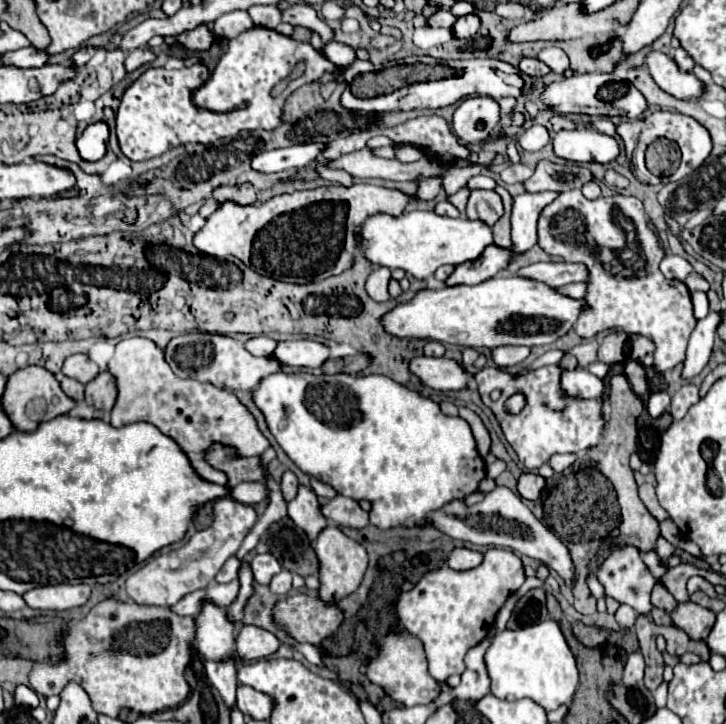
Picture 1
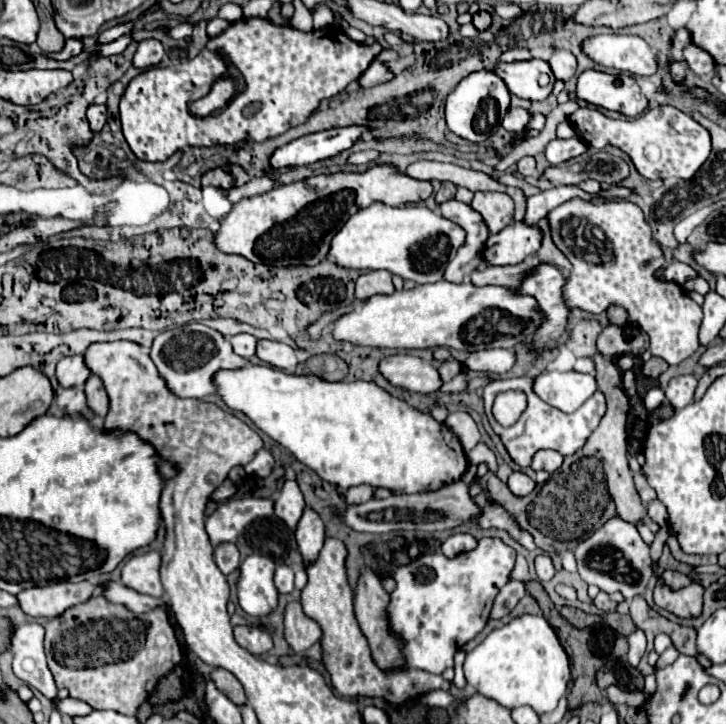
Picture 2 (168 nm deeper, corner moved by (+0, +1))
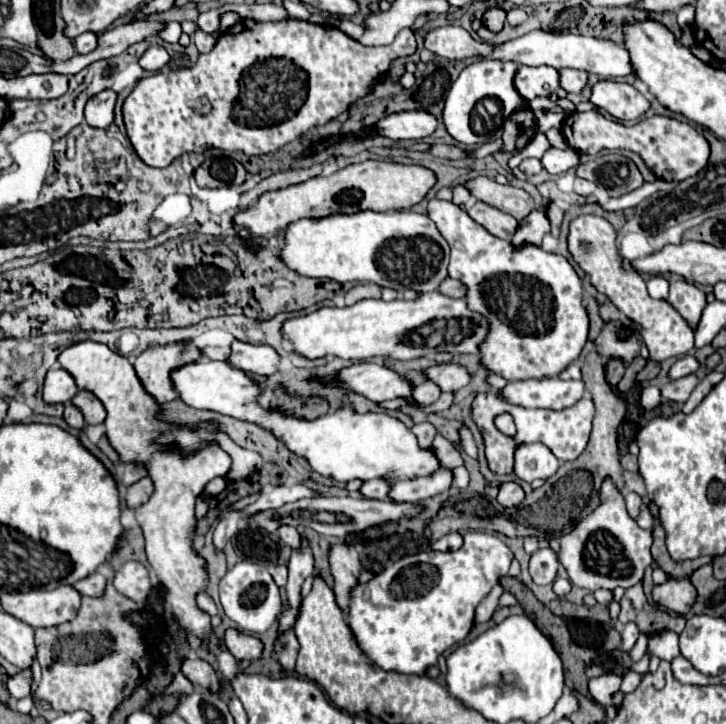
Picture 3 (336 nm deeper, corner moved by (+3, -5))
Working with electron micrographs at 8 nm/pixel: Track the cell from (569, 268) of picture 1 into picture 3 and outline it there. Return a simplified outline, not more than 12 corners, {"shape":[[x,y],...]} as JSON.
{"shape":[[447,277],[441,293],[449,297],[467,297],[467,287]]}

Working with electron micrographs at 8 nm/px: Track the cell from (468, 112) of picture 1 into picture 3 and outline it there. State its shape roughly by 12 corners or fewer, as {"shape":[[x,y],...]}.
{"shape":[[515,63],[461,71],[443,109],[447,133],[483,145],[525,99]]}

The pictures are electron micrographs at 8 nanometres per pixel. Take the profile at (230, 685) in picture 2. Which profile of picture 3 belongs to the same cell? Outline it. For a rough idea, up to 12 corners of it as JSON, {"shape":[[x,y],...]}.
{"shape":[[185,659],[183,673],[193,685],[221,691],[215,669],[201,659]]}

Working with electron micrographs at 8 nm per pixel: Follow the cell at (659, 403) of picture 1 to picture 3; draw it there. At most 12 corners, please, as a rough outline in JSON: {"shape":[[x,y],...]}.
{"shape":[[645,387],[641,405],[647,411],[659,405],[657,387]]}

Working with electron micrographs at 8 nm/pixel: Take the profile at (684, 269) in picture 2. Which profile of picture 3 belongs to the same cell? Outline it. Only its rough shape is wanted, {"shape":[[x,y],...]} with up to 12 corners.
{"shape":[[685,279],[671,281],[667,301],[689,325],[699,323],[705,293]]}

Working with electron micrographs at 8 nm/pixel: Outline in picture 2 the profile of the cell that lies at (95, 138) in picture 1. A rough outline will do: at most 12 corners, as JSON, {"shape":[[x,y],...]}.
{"shape":[[90,105],[86,115],[96,133],[106,123],[106,105]]}

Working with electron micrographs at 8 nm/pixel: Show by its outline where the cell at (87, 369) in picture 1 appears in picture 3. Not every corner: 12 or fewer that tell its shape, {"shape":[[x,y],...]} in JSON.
{"shape":[[51,367],[43,385],[47,403],[67,403],[77,383],[63,367]]}

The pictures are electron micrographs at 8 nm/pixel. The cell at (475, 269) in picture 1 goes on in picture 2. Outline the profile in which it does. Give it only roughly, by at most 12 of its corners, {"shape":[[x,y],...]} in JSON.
{"shape":[[524,221],[490,235],[484,259],[516,265],[540,249],[542,231]]}

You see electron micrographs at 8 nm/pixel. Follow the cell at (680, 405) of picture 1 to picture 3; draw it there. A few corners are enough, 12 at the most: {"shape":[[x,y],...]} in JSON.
{"shape":[[695,375],[661,387],[663,401],[683,405],[699,379]]}

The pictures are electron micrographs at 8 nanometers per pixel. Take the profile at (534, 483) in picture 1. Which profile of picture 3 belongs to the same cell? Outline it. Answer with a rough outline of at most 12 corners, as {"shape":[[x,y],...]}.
{"shape":[[515,481],[499,487],[497,501],[503,507],[517,507],[525,491]]}

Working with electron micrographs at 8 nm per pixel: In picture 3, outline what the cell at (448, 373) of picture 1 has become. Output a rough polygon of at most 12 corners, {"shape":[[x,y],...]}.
{"shape":[[357,363],[339,373],[341,387],[371,401],[411,397],[397,371]]}

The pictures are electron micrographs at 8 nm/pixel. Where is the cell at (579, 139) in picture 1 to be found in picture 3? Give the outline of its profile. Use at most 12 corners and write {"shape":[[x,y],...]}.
{"shape":[[551,147],[541,163],[551,175],[579,165],[577,151]]}

